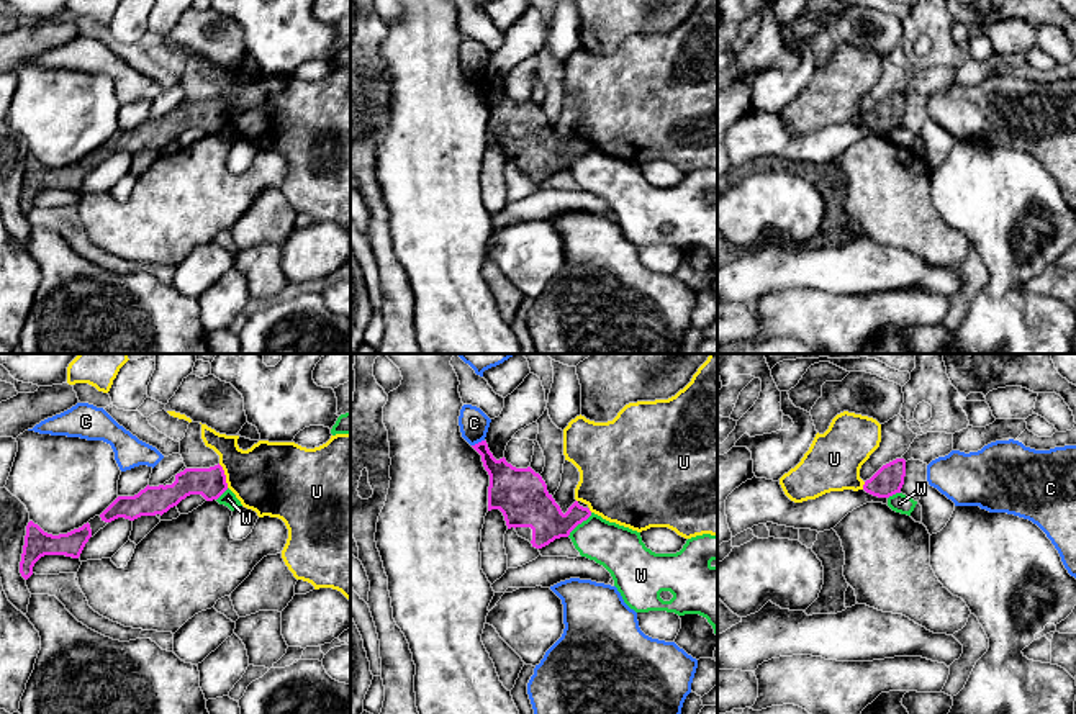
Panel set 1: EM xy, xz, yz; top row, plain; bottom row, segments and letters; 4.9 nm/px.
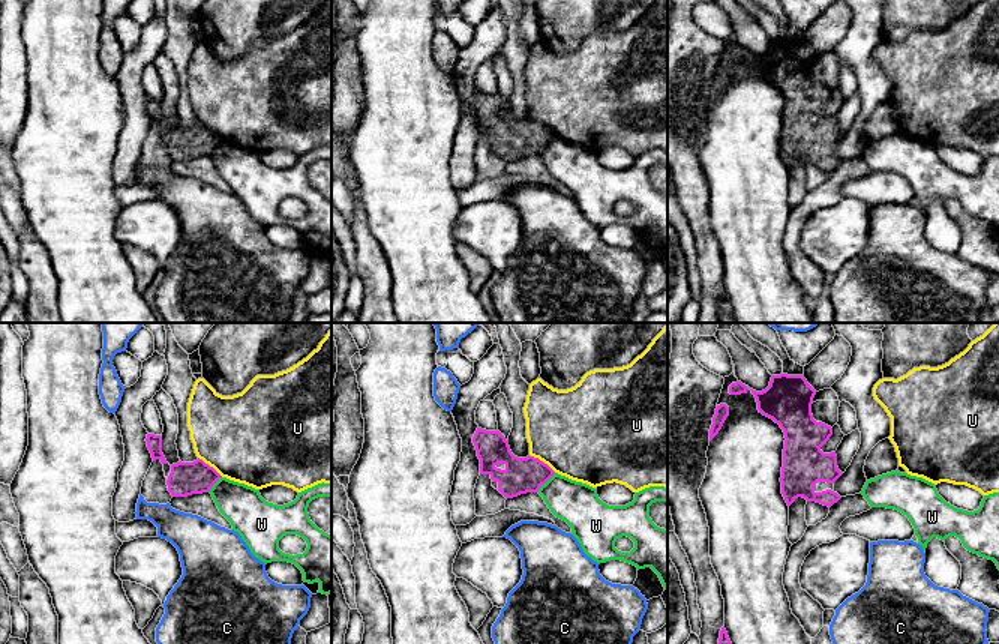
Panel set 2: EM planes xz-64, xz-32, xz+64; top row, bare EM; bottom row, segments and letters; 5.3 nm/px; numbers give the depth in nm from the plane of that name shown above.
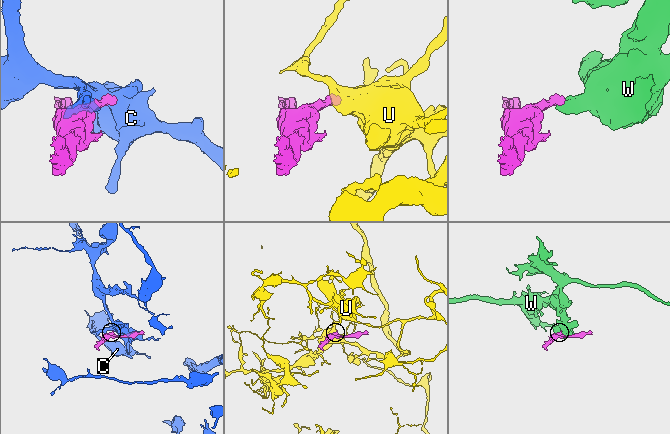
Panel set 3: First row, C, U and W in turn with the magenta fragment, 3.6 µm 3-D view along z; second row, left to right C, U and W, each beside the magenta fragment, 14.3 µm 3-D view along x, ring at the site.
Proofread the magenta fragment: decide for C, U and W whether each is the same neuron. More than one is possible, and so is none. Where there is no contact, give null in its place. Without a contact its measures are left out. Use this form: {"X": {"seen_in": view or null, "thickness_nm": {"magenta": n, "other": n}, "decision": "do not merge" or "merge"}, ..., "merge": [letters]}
{"C": {"seen_in": "xz", "thickness_nm": {"magenta": 180, "other": 150}, "decision": "do not merge"}, "U": {"seen_in": "xy", "thickness_nm": {"magenta": 150, "other": 360}, "decision": "do not merge"}, "W": {"seen_in": "xz", "thickness_nm": {"magenta": 200, "other": 220}, "decision": "do not merge"}, "merge": []}

